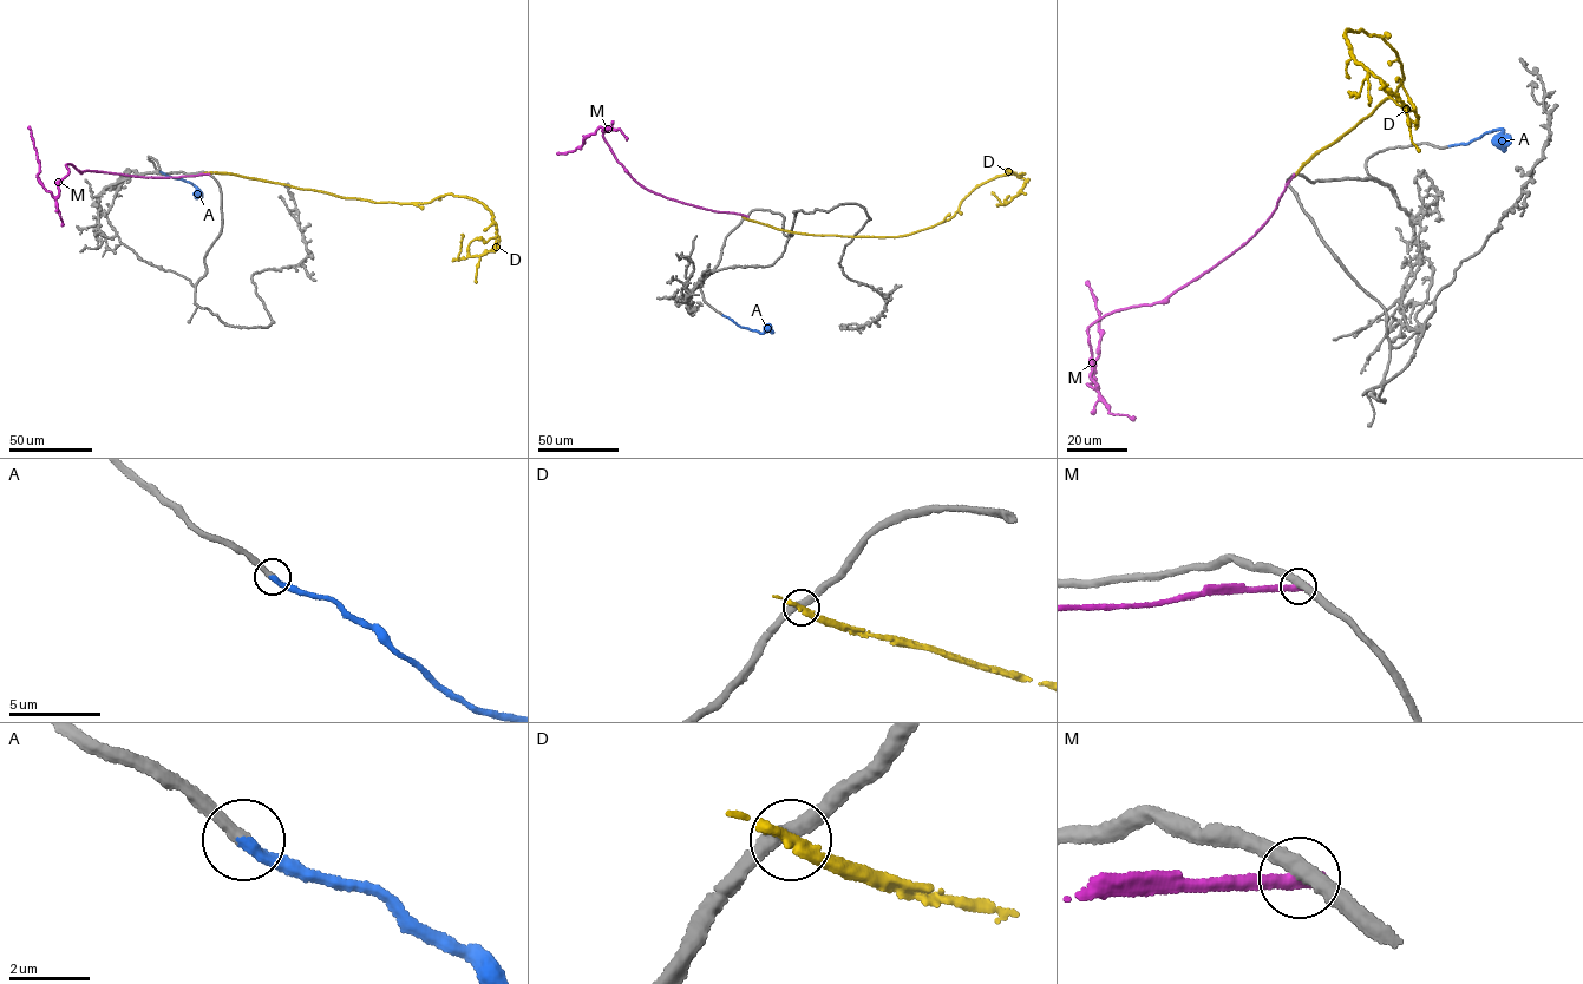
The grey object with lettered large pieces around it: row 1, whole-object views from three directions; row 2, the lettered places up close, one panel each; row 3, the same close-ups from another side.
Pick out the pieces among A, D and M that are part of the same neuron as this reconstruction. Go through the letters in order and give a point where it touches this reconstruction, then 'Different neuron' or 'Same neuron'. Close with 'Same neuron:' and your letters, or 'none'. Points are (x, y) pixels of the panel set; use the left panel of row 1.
A: Touches grey at (161, 171). Same neuron
D: Touches grey at (205, 172). Different neuron
M: Touches grey at (208, 174). Different neuron
Same neuron: A

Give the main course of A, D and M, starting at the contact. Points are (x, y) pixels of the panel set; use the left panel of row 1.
A: (161, 171), (193, 183), (198, 196)
D: (205, 172), (374, 202), (465, 197), (490, 211), (499, 240), (484, 254), (458, 260), (462, 234)
M: (209, 174), (144, 177), (82, 171), (67, 163), (69, 172), (53, 197), (37, 176), (39, 161), (28, 126)

